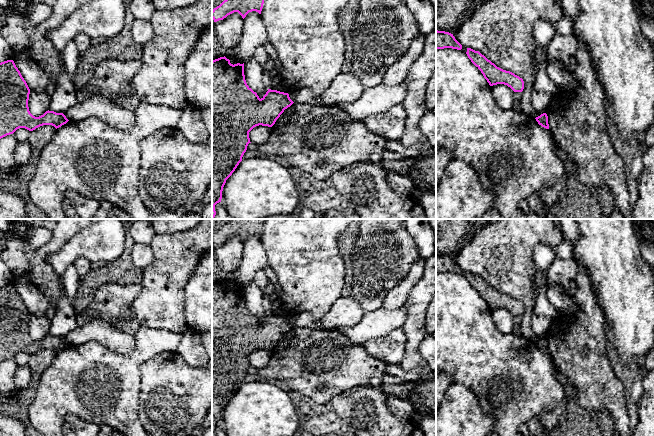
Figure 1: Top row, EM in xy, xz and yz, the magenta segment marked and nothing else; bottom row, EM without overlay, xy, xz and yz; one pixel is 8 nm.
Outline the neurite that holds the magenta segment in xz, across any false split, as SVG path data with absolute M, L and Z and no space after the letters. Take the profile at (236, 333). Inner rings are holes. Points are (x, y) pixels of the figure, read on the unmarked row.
M225 280L212 285L212 436L215 429L221 426L223 411L226 404L232 399L250 366L249 356L256 350L272 351L285 333L294 326L288 317L268 313L260 323L246 307L244 299L244 287L231 288Z

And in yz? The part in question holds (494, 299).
M467 272L466 278L471 286L481 295L490 310L504 308L514 316L523 315L524 305L519 300L497 291L479 275Z

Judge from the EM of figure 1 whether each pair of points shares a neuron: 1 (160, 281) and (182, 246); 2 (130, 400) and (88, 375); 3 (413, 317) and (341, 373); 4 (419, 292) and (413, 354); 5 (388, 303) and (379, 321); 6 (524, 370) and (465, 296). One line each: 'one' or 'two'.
1: one
2: one
3: two
4: one
5: two
6: one

